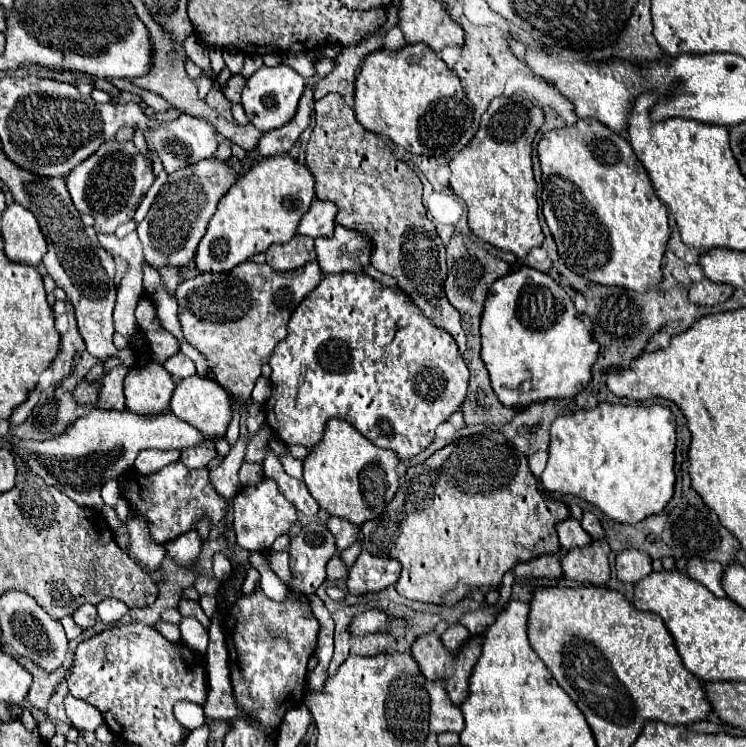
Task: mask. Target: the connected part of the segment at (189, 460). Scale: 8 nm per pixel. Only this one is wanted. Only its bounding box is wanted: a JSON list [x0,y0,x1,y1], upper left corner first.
[180,454,216,468]

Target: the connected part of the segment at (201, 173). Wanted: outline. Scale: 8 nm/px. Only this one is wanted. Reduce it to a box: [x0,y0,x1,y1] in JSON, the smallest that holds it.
[136,158,240,270]

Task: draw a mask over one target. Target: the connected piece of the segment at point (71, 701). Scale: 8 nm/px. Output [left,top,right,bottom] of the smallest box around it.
[64,696,104,730]

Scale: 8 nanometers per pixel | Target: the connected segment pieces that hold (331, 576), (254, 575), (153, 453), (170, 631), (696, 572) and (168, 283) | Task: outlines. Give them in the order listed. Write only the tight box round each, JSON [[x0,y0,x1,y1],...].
[[326,556,348,582],[241,567,260,594],[136,450,174,474],[156,620,180,642],[686,560,726,596],[160,270,180,294]]

